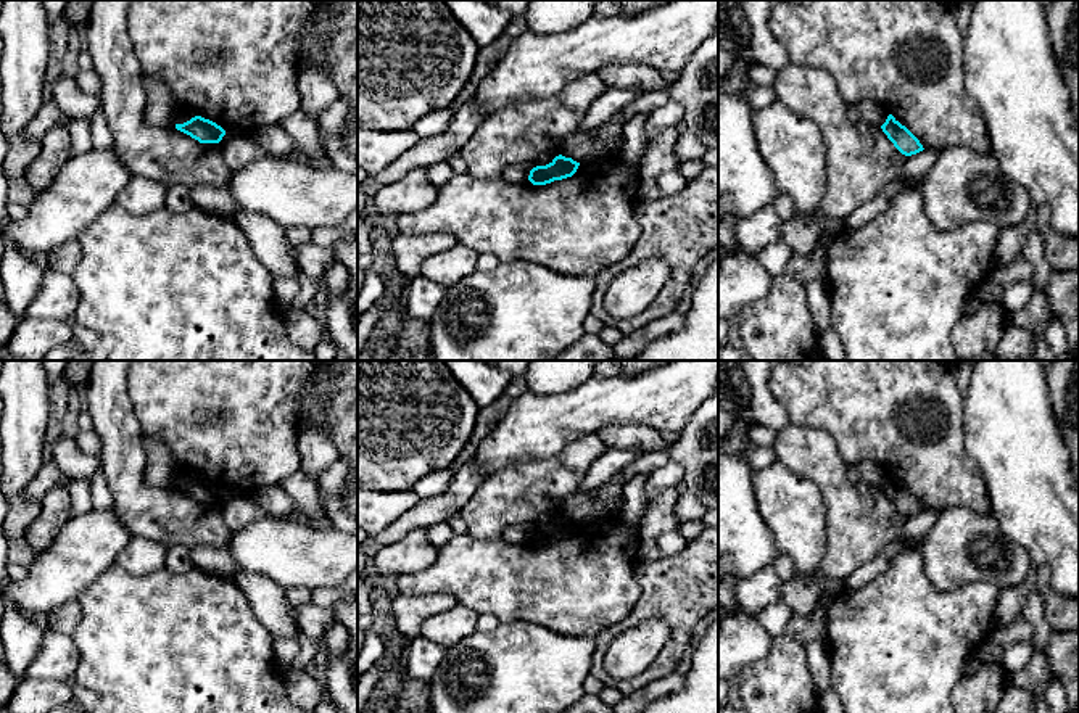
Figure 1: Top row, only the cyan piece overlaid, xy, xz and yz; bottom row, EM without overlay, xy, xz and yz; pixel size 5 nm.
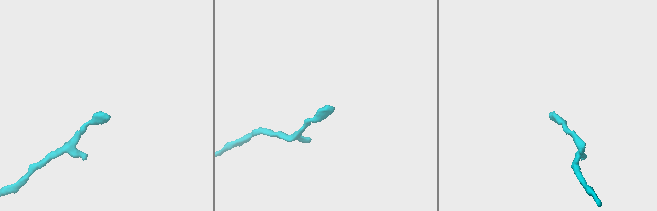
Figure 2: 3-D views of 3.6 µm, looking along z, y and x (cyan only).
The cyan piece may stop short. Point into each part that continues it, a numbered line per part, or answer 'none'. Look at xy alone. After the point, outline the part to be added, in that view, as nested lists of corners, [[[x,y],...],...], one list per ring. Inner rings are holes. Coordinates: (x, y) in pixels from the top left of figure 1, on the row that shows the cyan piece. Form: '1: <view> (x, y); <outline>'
none

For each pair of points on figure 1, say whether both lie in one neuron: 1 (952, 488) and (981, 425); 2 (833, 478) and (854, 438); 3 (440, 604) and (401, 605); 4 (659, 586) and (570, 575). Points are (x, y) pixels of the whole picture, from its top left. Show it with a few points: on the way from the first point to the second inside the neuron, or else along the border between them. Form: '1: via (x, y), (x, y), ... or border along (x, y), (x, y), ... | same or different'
1: border along (963, 449), (979, 469), (986, 486) | different
2: border along (818, 428), (833, 440), (847, 465) | different
3: via (430, 604), (411, 605) | same
4: border along (640, 560), (635, 578), (641, 596), (624, 618) | different

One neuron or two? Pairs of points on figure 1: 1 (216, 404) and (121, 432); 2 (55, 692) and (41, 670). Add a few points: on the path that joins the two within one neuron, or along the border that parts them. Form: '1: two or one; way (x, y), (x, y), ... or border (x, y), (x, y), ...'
1: two; border (128, 391), (140, 433)
2: two; border (24, 676), (70, 683)

